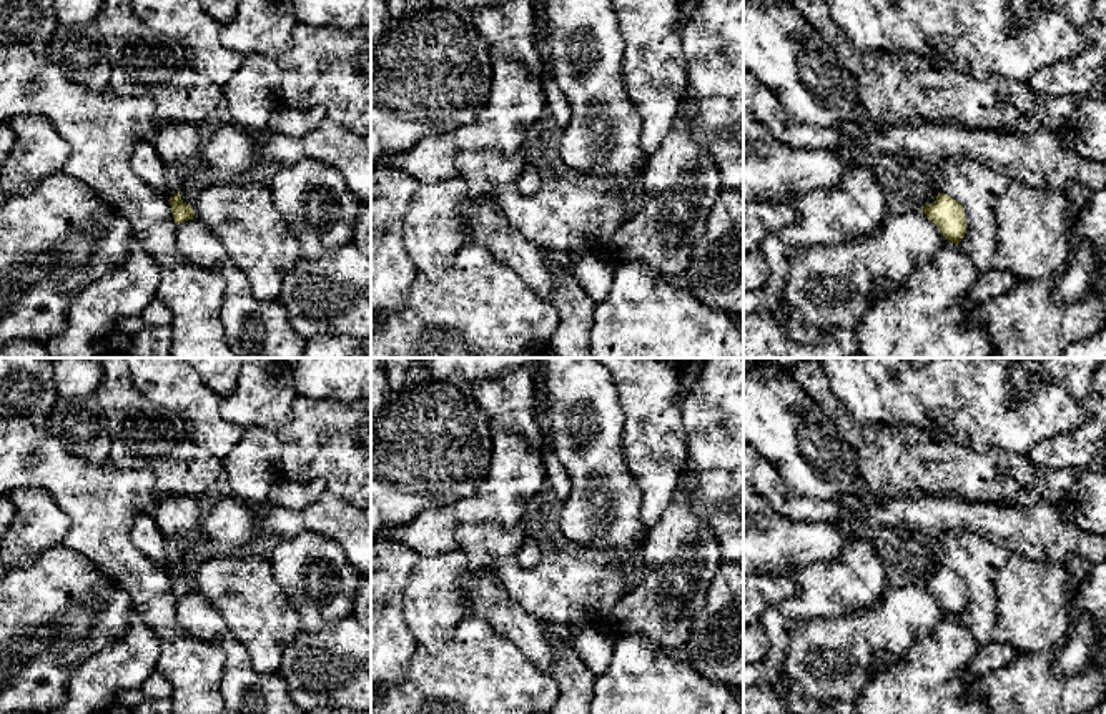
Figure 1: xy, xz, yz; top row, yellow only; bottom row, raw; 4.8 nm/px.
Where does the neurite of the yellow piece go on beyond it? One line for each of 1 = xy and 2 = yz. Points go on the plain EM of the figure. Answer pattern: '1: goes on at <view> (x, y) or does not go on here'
1: goes on at xy (147, 538)
2: does not go on here

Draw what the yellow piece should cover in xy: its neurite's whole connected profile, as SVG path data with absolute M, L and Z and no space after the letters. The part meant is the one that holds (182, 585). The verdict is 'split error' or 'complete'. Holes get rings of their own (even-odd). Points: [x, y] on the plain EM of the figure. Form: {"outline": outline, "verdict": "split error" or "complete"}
{"outline": "M140 513L133 519L133 544L171 578L175 596L185 596L195 589L190 578L181 574L171 544L161 536L153 514Z", "verdict": "split error"}

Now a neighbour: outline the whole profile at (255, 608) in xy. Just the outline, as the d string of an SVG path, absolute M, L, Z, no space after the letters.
M264 549L198 564L195 589L211 602L259 674L279 674L284 647L303 631Z

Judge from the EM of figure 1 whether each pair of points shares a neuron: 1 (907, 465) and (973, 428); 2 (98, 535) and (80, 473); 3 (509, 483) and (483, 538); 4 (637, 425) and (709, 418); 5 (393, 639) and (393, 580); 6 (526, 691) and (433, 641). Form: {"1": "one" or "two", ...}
{"1": "two", "2": "one", "3": "two", "4": "two", "5": "one", "6": "two"}

